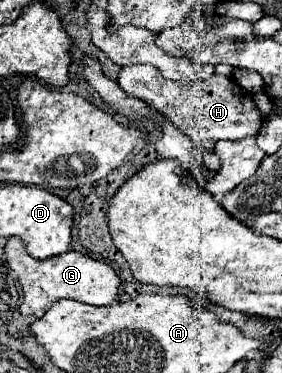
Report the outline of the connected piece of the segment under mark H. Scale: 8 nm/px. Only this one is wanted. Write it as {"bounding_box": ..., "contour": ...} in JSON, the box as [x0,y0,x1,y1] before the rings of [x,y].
{"bounding_box":[117,65,261,172],"contour":[[[129,65],[121,69],[117,83],[127,95],[143,99],[163,115],[167,113],[169,121],[195,143],[197,163],[213,172],[217,172],[221,165],[219,157],[215,155],[215,141],[249,139],[261,129],[261,111],[233,77],[211,75],[207,81],[171,81],[161,77],[153,65]]]}

